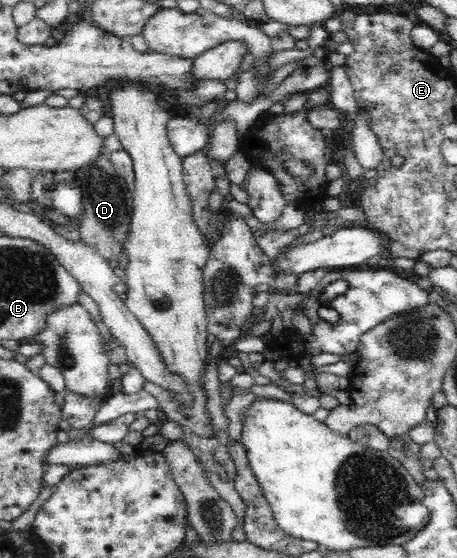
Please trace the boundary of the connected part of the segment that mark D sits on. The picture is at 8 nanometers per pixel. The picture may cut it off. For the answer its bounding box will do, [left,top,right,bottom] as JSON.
[74,148,133,268]

